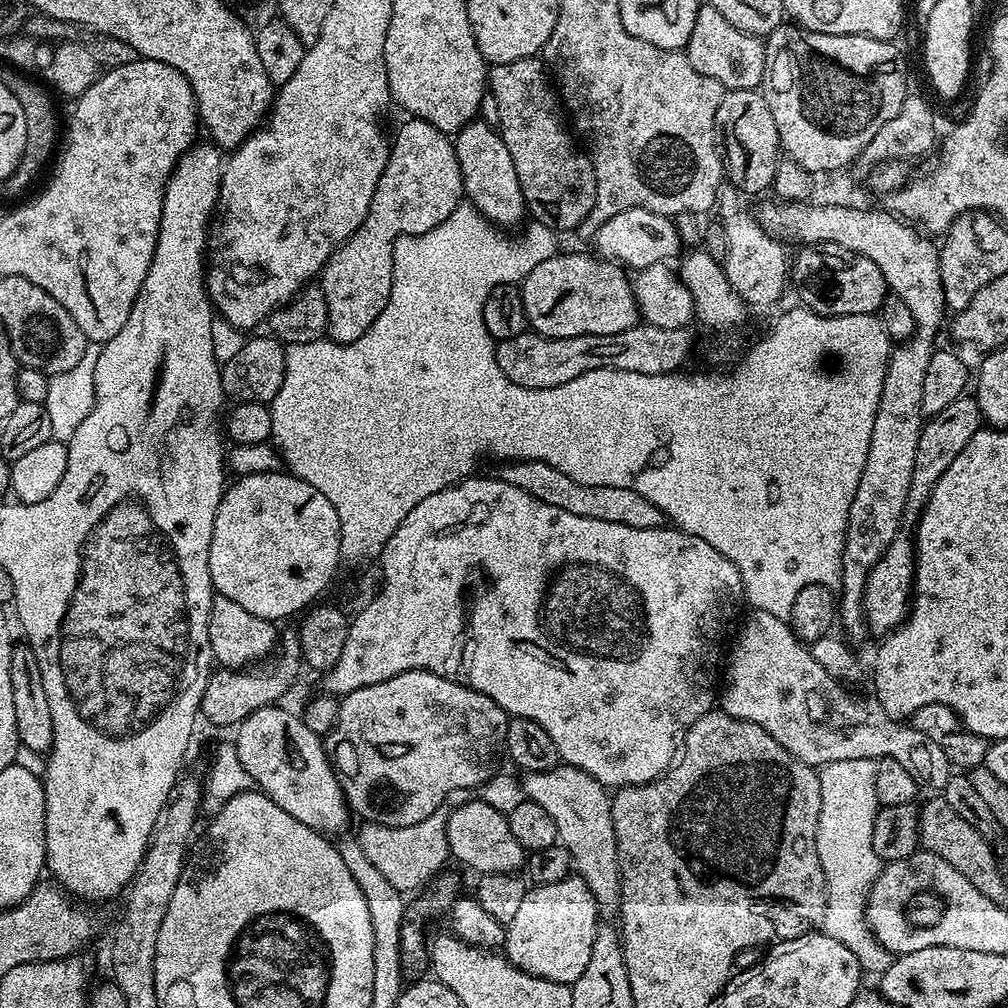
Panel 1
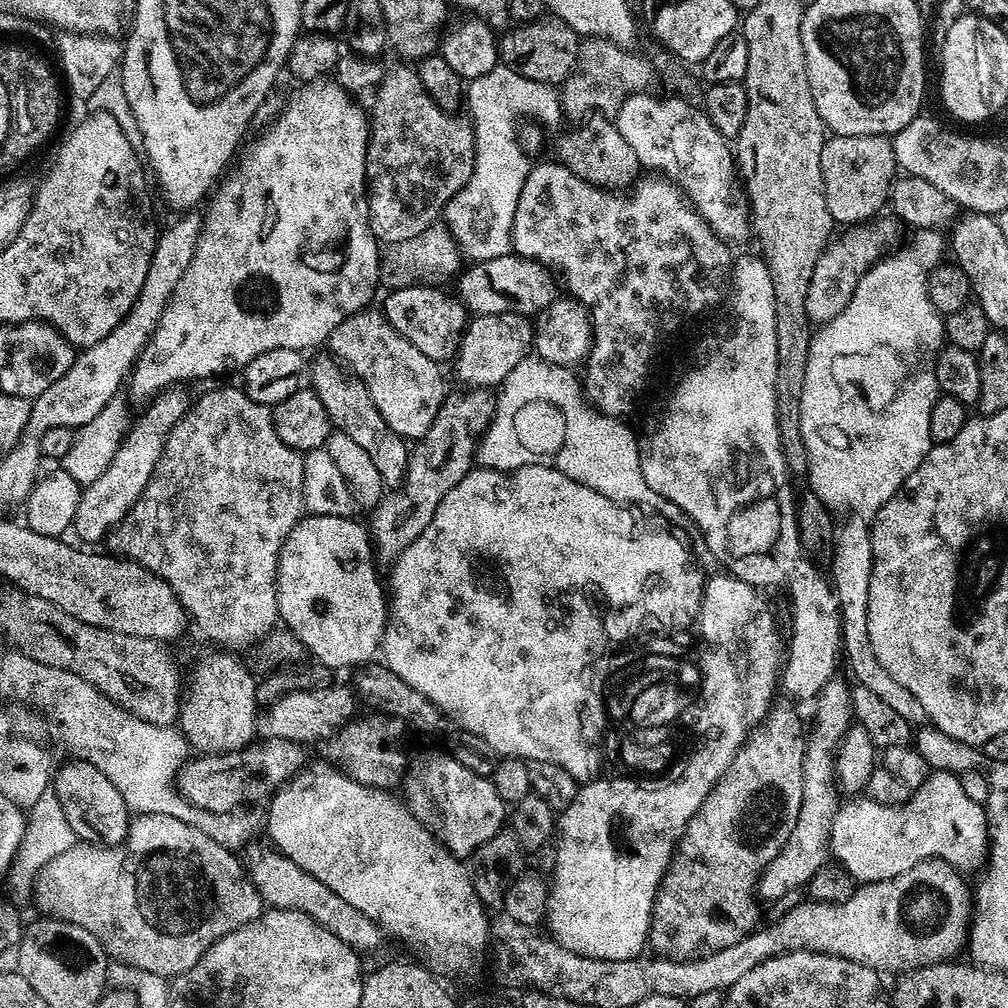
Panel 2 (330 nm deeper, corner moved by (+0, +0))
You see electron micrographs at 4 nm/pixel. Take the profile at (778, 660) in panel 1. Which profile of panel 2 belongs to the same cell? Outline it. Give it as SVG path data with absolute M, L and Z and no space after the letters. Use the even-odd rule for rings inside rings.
M933 771L922 782L922 786L911 793L904 812L895 812L880 802L846 805L837 813L831 832L831 855L840 859L845 873L860 884L873 884L886 877L894 877L910 866L924 860L944 860L957 870L965 870L975 856L980 856L990 848L990 825L985 805L974 802L962 790L960 776L952 772Z

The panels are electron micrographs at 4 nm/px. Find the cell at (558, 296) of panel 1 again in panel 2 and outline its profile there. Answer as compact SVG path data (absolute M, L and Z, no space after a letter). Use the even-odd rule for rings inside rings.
M502 312L473 320L463 331L458 344L458 355L454 360L456 372L472 384L470 386L501 385L509 374L519 369L522 361L529 355L534 344L533 321L518 312Z

